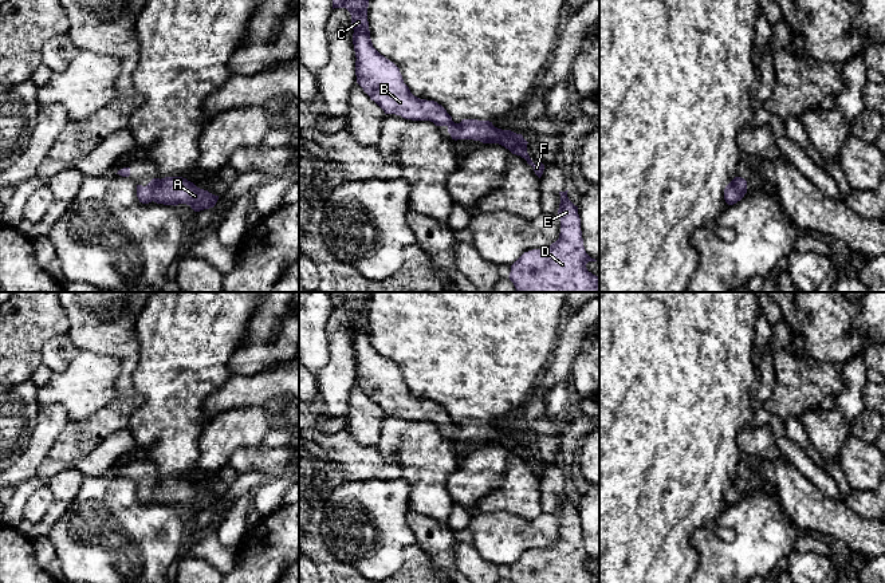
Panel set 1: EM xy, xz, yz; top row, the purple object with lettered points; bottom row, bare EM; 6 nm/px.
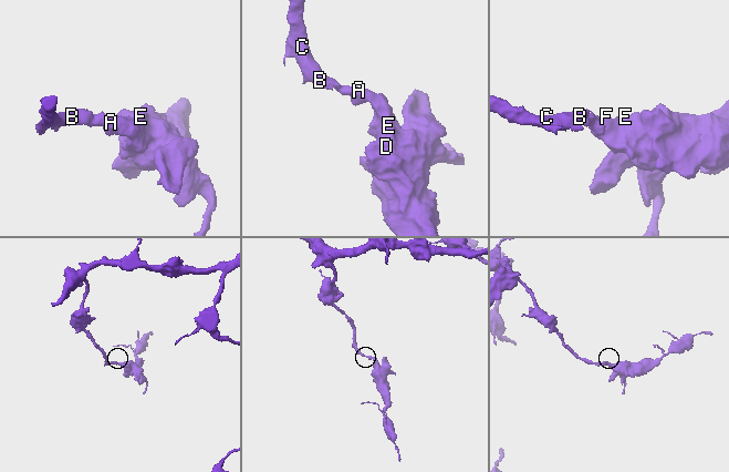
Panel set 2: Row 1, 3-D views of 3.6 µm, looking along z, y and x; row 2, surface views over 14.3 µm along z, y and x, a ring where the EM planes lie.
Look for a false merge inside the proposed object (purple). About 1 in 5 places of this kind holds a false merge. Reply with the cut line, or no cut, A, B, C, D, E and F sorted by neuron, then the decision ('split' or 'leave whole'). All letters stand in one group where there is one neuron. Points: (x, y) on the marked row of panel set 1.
cut none; groups A B C D E F; leave whole

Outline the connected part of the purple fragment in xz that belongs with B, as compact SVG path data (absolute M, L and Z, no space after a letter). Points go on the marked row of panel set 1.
M333 0L333 9L346 8L351 15L357 83L385 114L447 126L455 141L473 139L483 143L499 143L512 154L524 158L534 168L535 174L542 177L544 165L532 162L527 153L528 142L522 134L497 129L489 121L463 119L460 123L455 123L441 105L414 96L404 83L400 68L373 47L367 7L369 0Z

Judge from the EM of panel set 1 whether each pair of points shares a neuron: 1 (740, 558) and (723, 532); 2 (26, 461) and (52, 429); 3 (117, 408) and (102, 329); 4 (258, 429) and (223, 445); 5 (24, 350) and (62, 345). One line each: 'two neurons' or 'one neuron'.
1: two neurons
2: one neuron
3: one neuron
4: one neuron
5: two neurons

